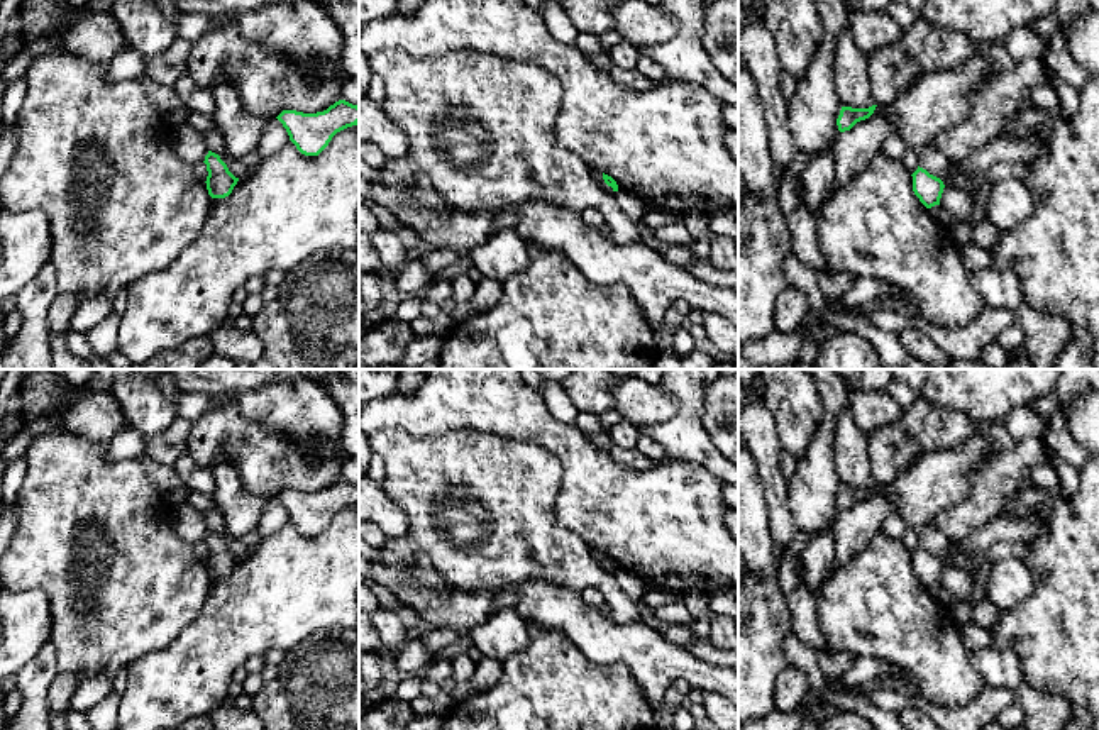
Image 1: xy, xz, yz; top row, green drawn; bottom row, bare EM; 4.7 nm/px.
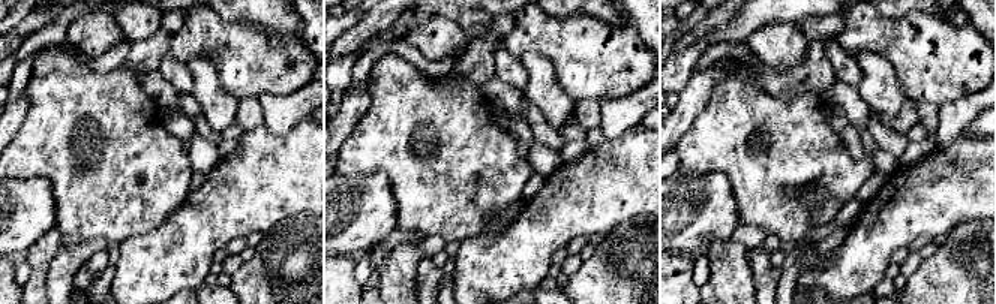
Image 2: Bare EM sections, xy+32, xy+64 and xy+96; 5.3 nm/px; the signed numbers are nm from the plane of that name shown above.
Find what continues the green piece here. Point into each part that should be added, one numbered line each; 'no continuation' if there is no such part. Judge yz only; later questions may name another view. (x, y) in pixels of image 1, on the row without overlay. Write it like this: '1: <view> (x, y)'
no continuation

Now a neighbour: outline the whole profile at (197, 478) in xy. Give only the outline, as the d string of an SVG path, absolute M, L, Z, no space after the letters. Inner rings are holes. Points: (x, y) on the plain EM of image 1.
M188 452L176 461L174 471L191 491L213 496L215 489L213 473L207 467L198 466L196 461Z

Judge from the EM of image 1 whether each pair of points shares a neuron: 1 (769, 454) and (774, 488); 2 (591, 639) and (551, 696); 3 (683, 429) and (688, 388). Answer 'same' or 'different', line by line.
1: same
2: different
3: same

